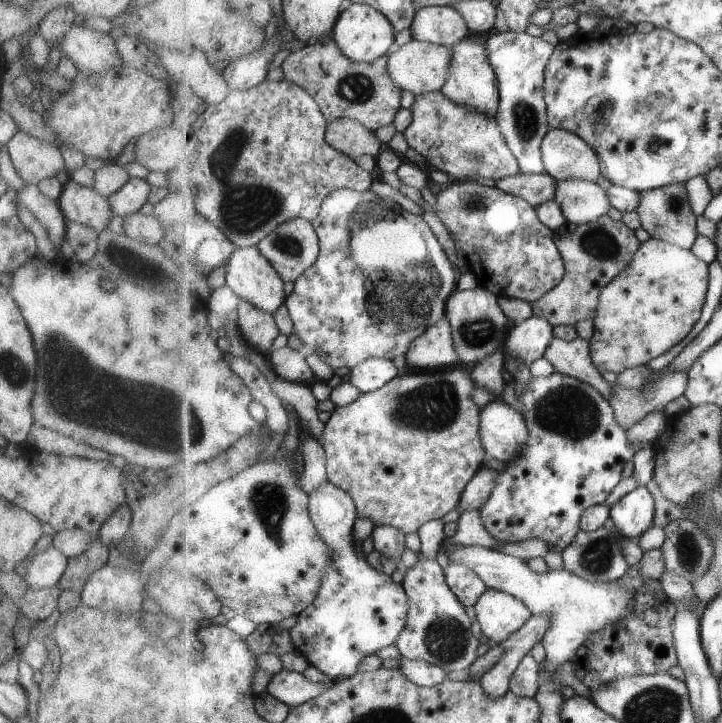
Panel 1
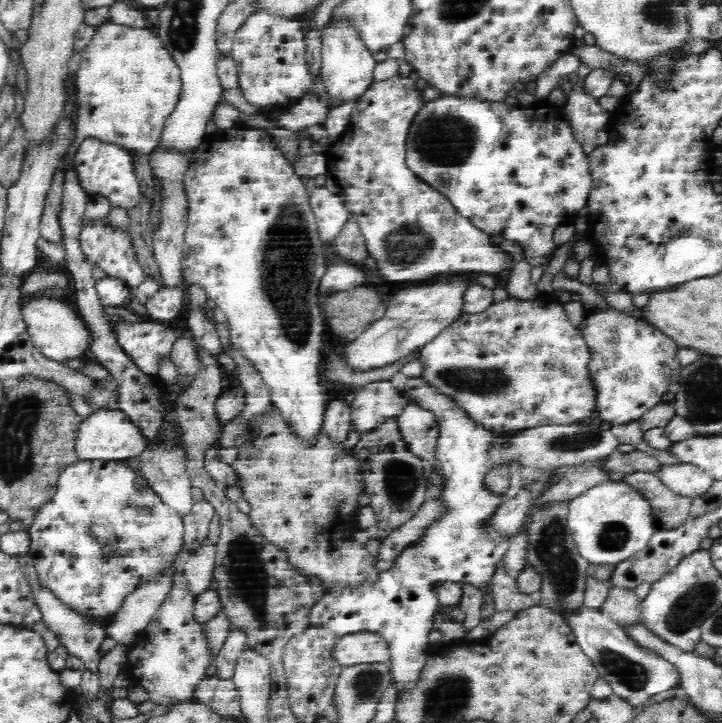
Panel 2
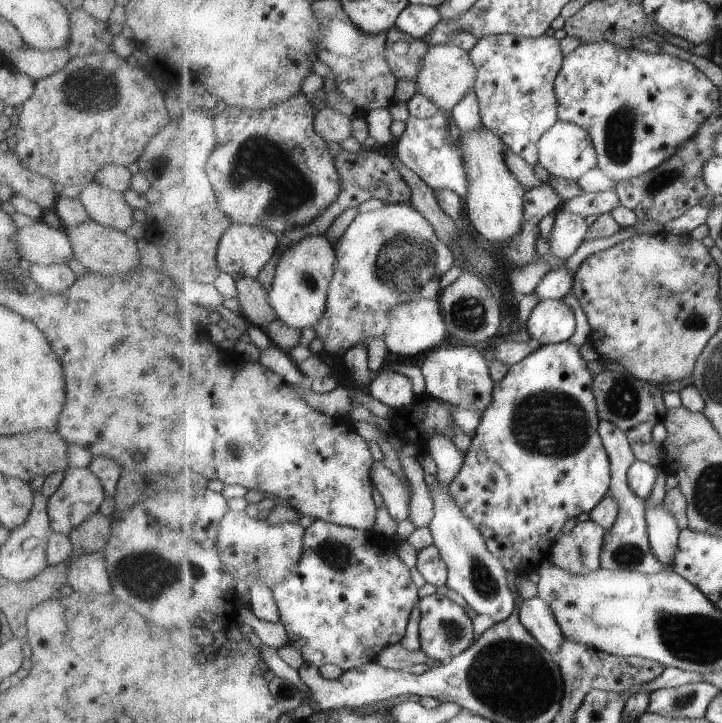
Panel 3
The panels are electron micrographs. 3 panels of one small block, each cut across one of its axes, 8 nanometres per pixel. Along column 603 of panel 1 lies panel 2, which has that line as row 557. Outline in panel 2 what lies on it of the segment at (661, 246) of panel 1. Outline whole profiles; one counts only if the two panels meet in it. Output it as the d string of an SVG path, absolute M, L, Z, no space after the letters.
M272 406L271 417L257 428L257 436L251 445L240 447L237 457L231 464L239 478L243 498L249 502L252 524L260 530L270 542L288 550L290 561L303 570L304 574L316 575L329 590L336 586L358 586L364 582L373 582L379 572L374 567L374 558L365 546L344 539L348 530L357 530L357 511L359 497L364 492L364 481L360 477L358 461L352 450L346 452L344 444L334 443L322 432L314 445L303 446L290 434L285 420Z

